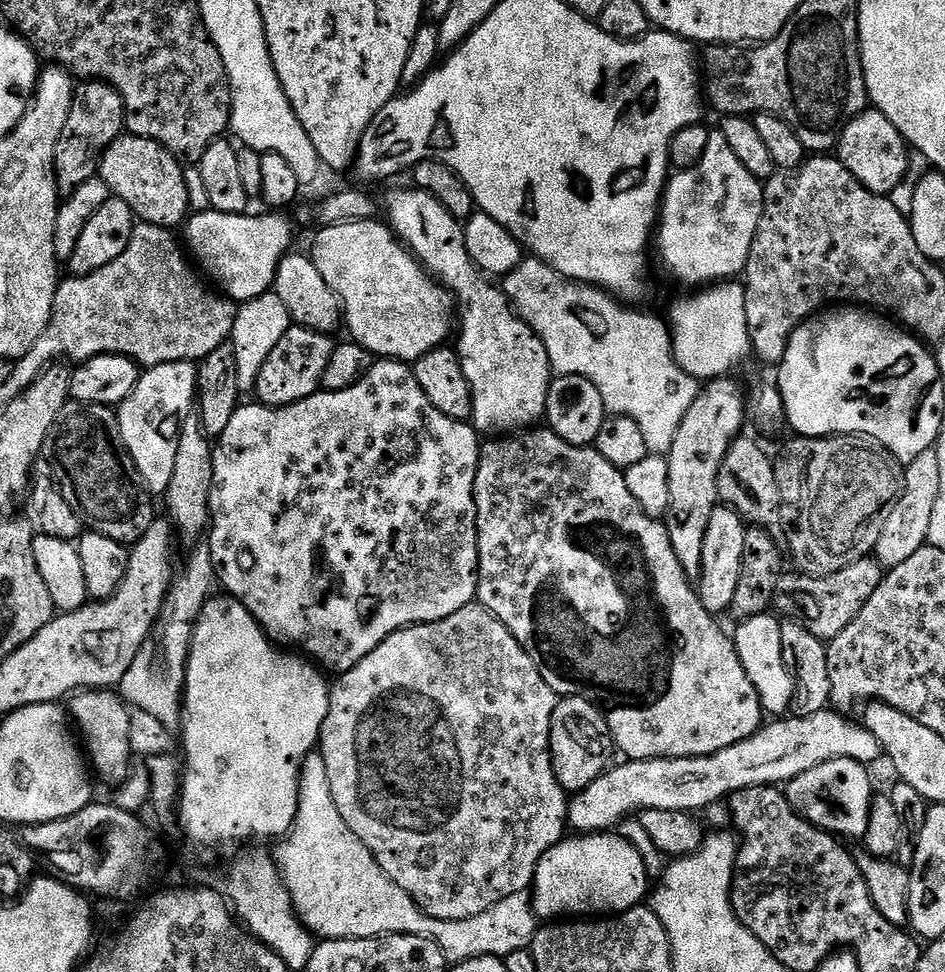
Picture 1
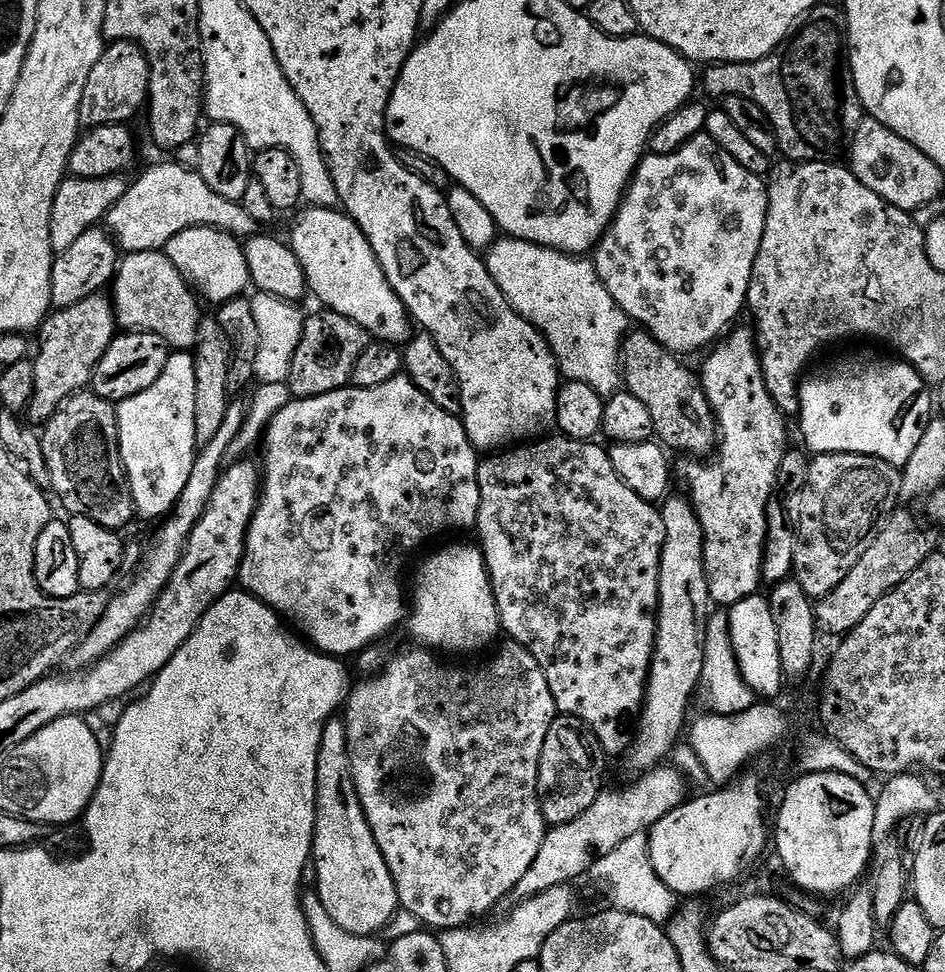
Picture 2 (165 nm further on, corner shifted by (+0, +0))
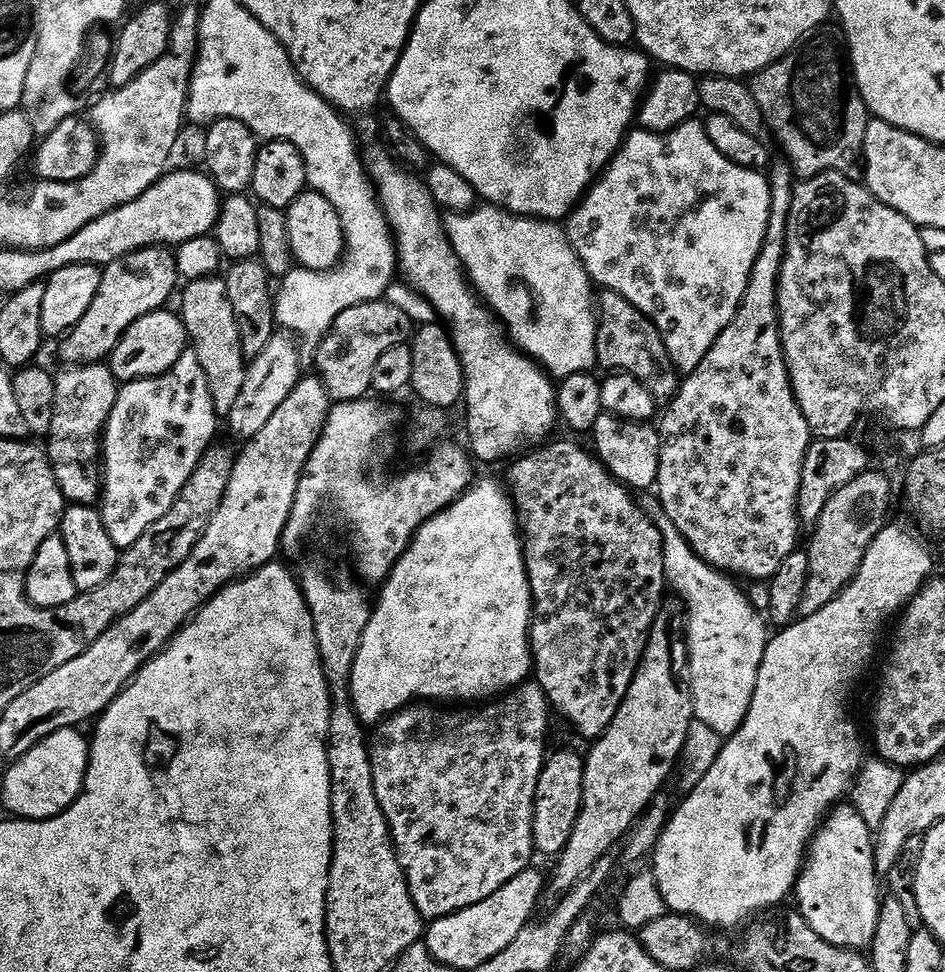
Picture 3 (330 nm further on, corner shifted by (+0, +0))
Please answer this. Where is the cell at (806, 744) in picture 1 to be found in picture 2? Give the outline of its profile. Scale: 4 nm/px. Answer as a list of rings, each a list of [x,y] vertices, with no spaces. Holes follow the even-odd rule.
[[[657,766],[637,775],[636,781],[629,788],[620,788],[617,792],[601,792],[594,806],[586,810],[586,814],[578,814],[574,822],[549,827],[544,835],[542,850],[538,852],[534,866],[526,872],[522,882],[518,882],[515,895],[520,900],[526,900],[551,887],[571,885],[583,872],[591,873],[592,864],[608,858],[631,835],[648,832],[658,821],[666,818],[670,810],[683,804],[689,795],[688,788],[684,785],[684,776],[678,769],[668,767]]]

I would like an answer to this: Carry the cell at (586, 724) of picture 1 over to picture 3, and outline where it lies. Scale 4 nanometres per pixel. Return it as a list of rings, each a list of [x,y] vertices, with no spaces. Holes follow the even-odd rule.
[[[556,752],[547,757],[544,769],[538,778],[538,790],[534,798],[532,815],[532,847],[544,856],[559,857],[560,852],[570,842],[578,814],[582,806],[584,789],[584,756],[576,752]]]

